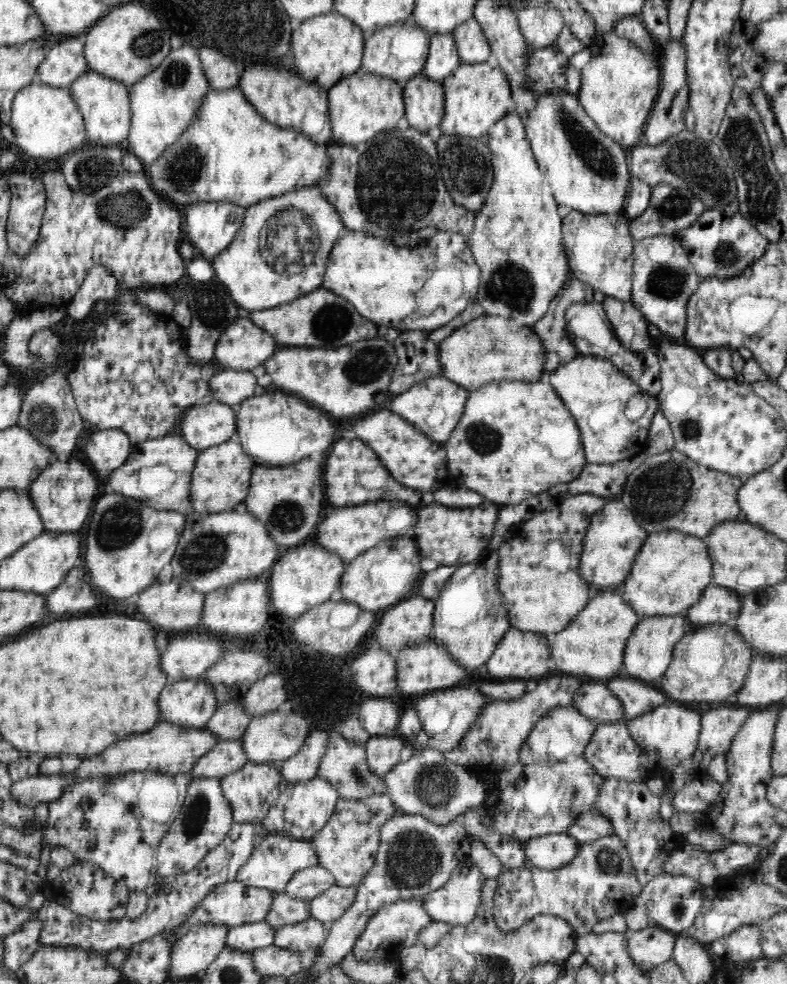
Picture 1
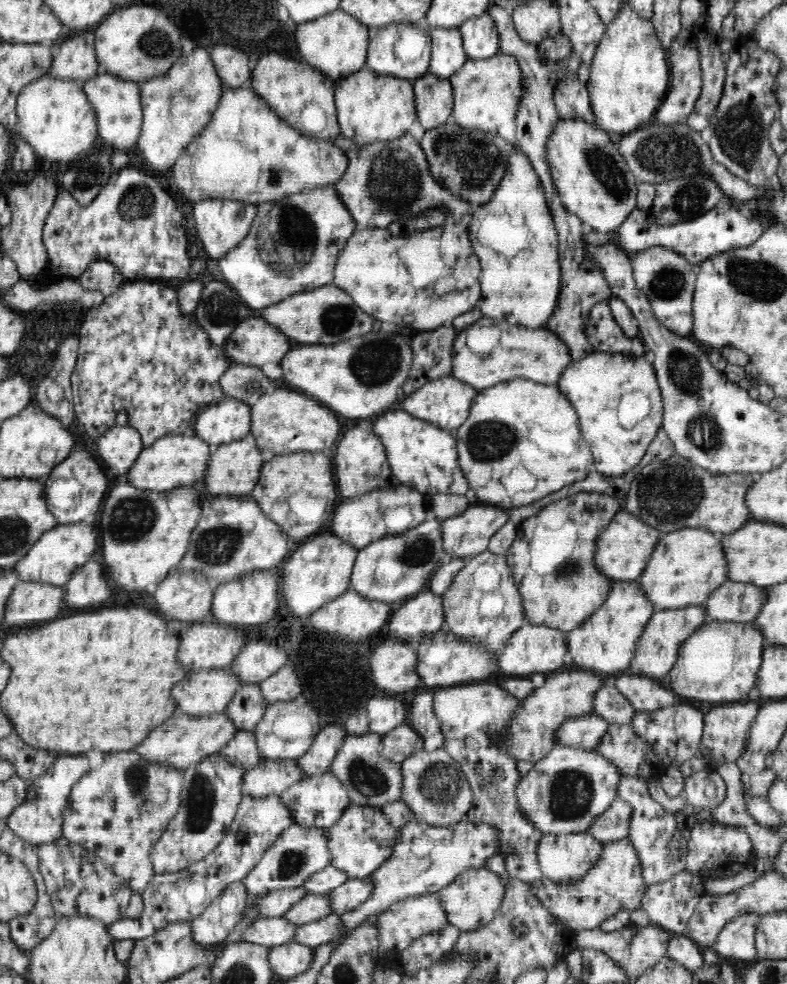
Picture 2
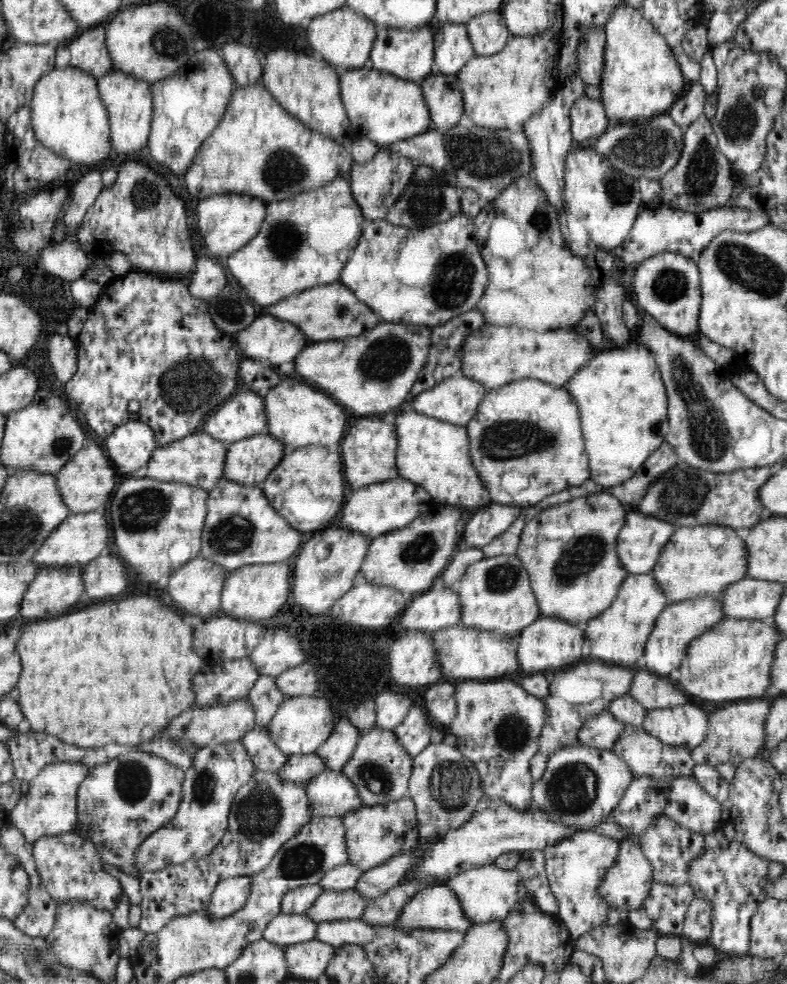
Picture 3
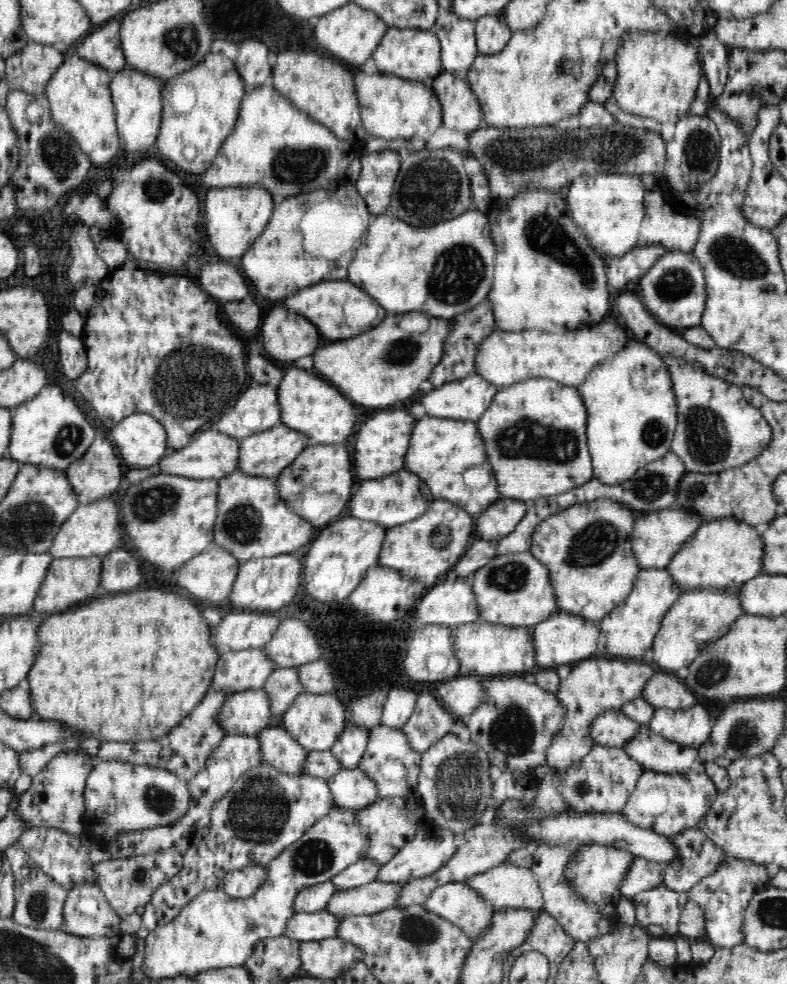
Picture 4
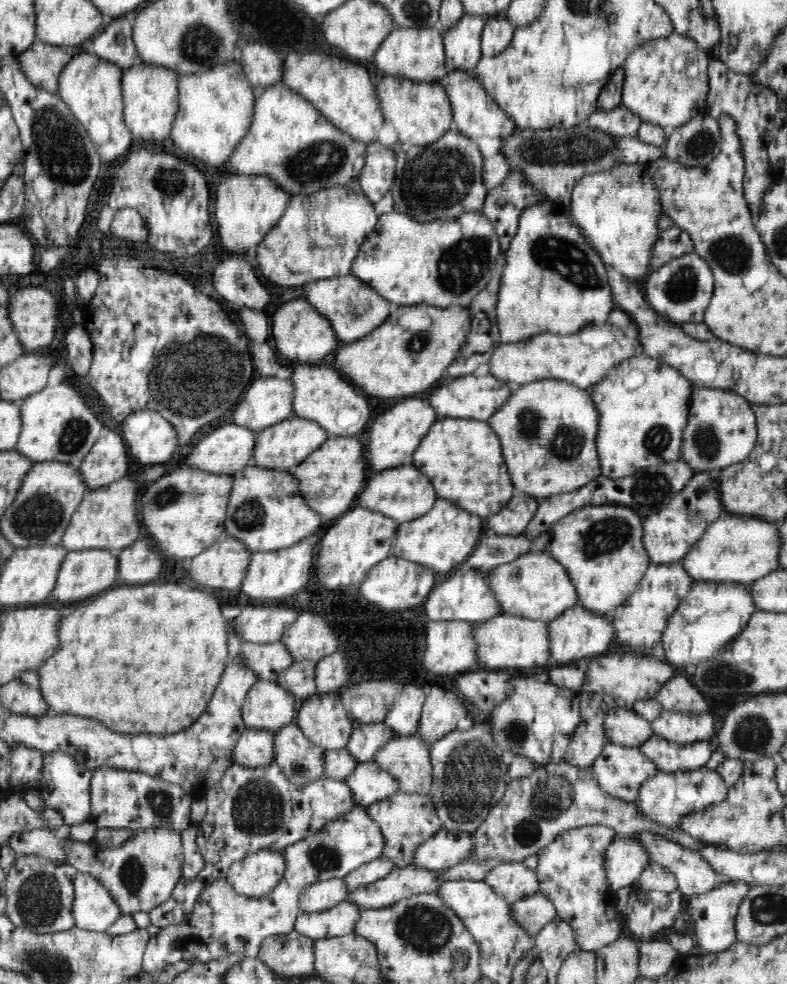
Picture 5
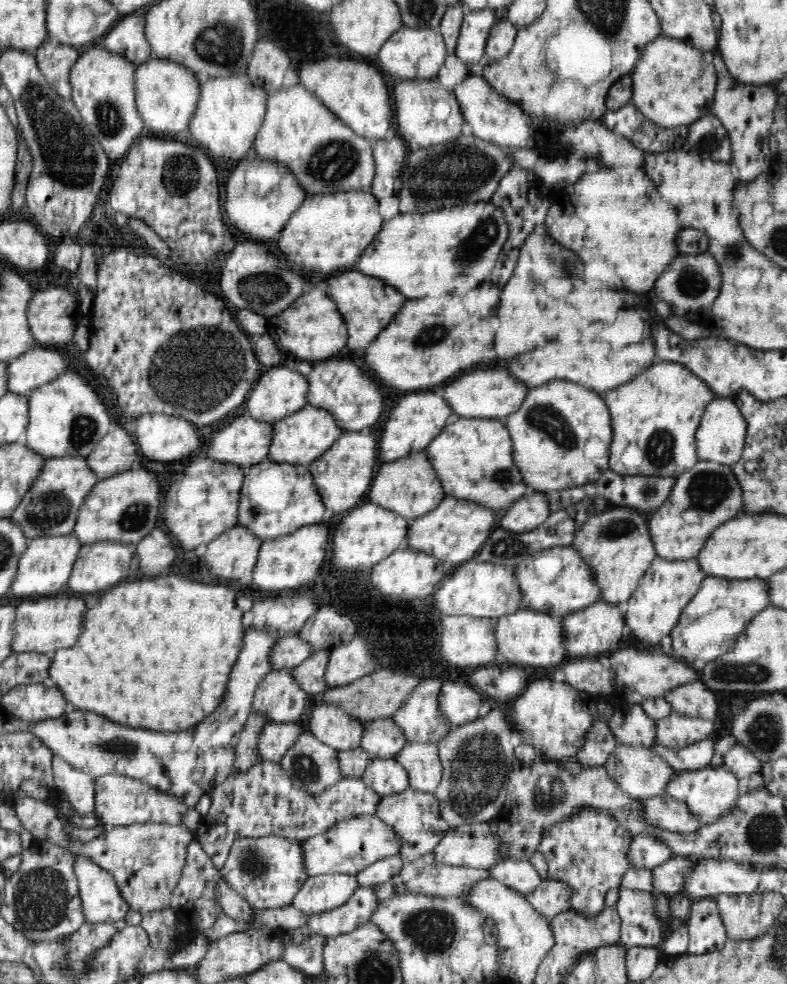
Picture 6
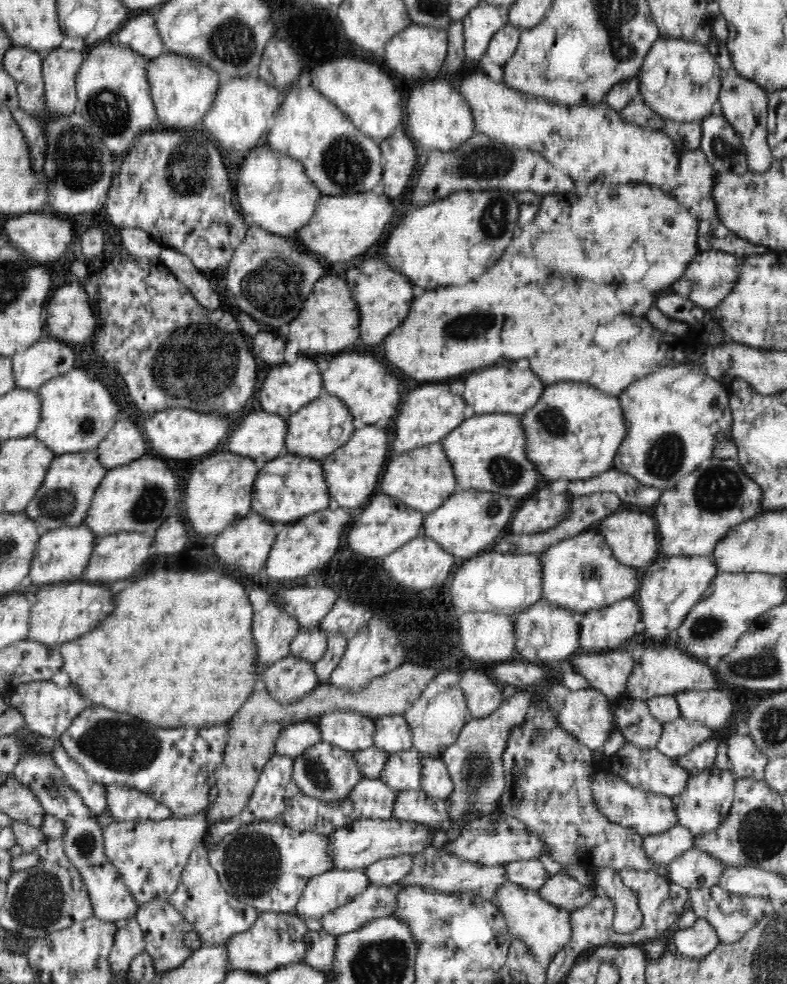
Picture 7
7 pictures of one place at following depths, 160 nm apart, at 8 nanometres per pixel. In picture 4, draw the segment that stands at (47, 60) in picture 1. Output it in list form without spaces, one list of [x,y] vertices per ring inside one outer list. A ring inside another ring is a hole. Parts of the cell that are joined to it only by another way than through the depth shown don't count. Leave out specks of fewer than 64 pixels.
[[[111,19],[86,35],[76,48],[77,55],[110,72],[126,67],[124,51],[120,47],[120,22]]]

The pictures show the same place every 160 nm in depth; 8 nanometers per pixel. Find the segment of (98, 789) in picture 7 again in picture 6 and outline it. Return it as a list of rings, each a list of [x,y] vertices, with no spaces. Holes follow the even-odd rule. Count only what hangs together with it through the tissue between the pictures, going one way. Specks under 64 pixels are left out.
[[[59,755],[52,756],[53,782],[64,794],[76,814],[88,817],[94,815],[95,786],[94,778],[73,768]]]

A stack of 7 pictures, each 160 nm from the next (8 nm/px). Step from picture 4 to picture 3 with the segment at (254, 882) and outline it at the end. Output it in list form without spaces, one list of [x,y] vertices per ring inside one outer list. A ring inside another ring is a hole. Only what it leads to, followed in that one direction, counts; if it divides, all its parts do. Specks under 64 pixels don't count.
[[[248,876],[222,880],[209,900],[208,913],[212,917],[222,918],[240,910],[248,900],[252,884],[253,878]]]

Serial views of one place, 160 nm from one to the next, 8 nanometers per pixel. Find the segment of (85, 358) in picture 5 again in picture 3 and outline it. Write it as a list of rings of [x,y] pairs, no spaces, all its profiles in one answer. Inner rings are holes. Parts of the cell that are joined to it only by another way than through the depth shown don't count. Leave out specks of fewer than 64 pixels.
[[[59,332],[53,334],[48,342],[48,358],[55,371],[56,378],[62,384],[68,383],[76,374],[78,365],[77,343],[69,335],[62,336]]]

